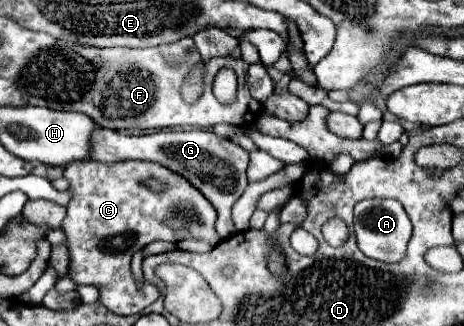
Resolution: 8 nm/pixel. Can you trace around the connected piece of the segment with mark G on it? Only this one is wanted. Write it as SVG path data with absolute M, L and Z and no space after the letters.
M97 127L91 137L91 159L97 161L123 161L123 159L147 159L165 165L193 183L217 209L215 231L221 239L235 233L231 221L231 207L243 195L247 187L247 163L249 153L225 137L215 135L209 129L161 129L149 135L123 135L119 131Z

